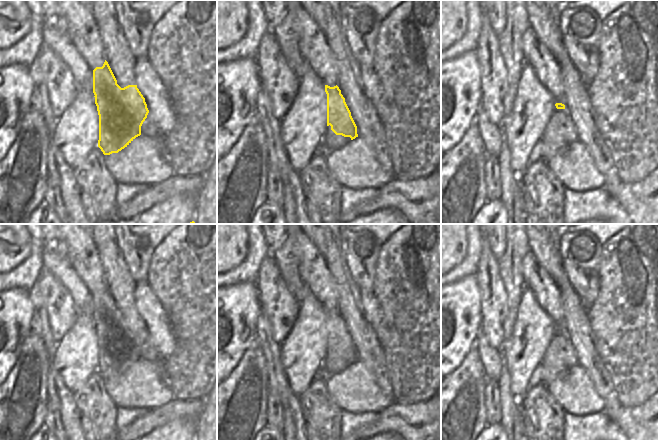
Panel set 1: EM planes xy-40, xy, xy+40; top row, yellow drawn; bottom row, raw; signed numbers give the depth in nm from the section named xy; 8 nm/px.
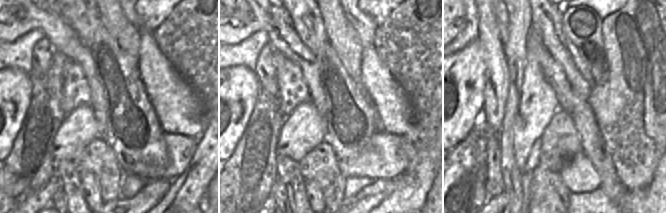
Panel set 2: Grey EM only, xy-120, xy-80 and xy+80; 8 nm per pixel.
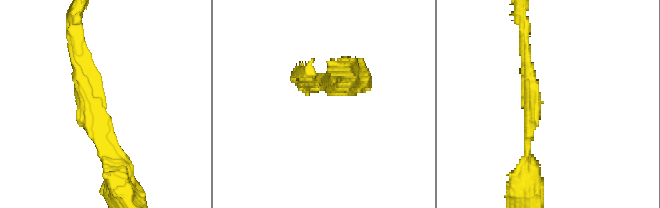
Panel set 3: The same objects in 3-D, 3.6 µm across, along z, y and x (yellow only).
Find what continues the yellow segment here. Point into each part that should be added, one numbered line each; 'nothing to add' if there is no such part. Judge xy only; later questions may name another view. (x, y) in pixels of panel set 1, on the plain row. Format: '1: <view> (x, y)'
nothing to add.

